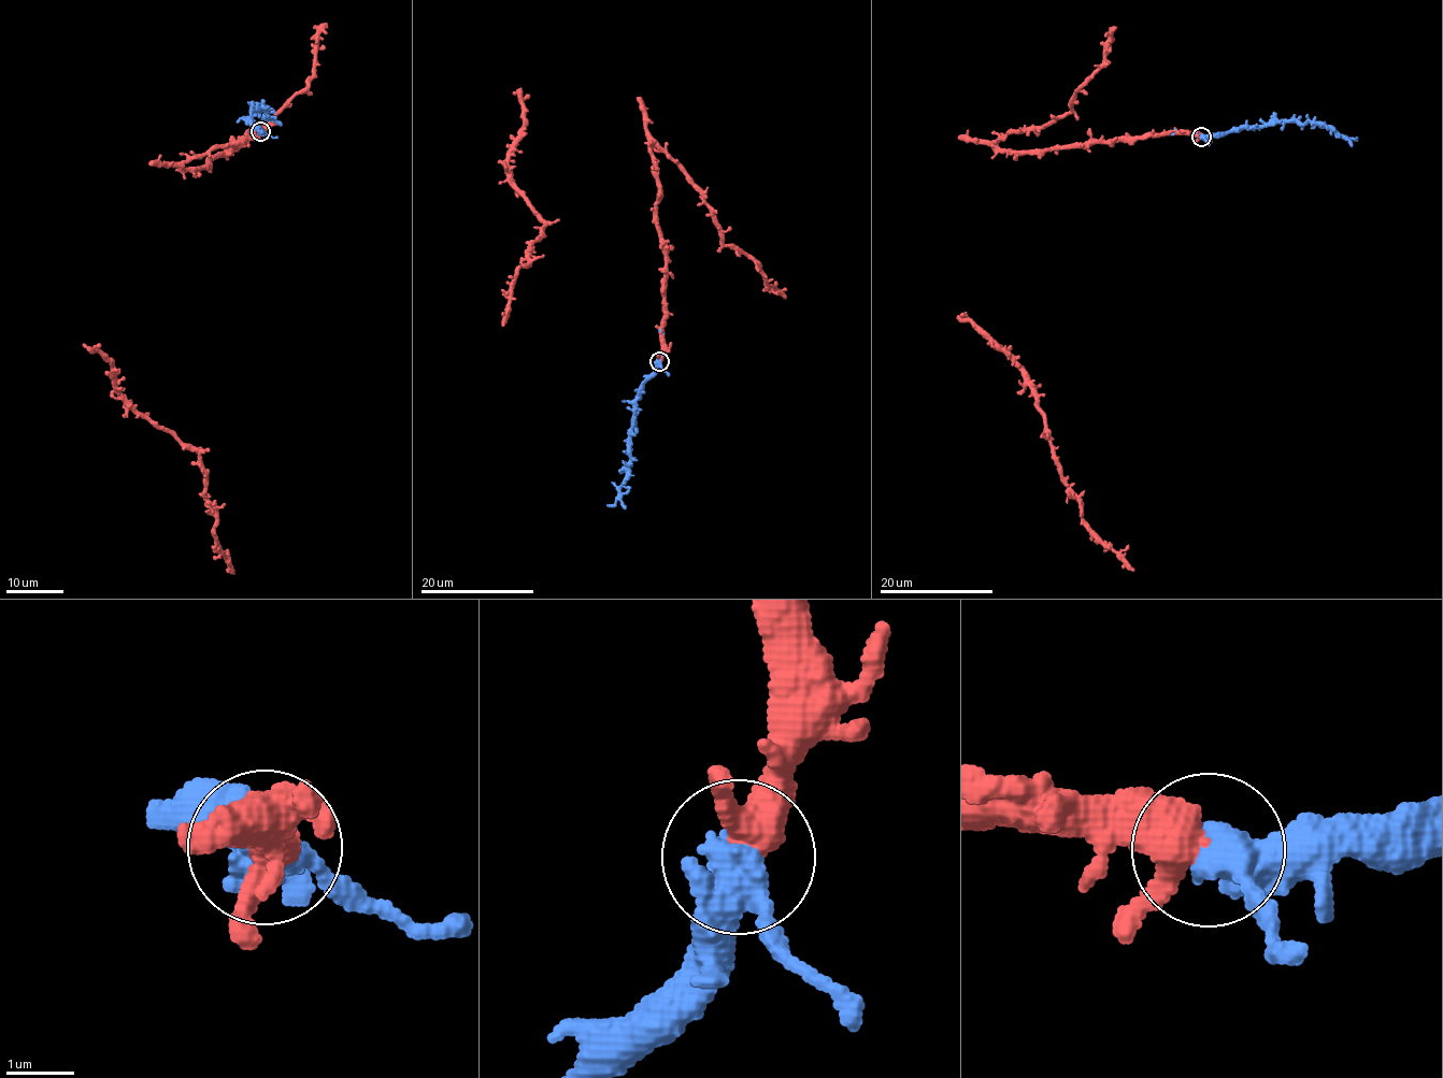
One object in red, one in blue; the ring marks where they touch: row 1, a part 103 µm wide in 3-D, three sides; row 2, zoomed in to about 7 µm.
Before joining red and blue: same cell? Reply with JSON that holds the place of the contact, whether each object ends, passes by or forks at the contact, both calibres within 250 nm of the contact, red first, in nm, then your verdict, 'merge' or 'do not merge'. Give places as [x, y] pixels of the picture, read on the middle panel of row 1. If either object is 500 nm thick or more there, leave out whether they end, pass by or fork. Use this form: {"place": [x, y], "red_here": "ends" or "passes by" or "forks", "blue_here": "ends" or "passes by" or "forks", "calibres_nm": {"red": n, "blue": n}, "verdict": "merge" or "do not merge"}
{"place": [659, 361], "red_here": "passes by", "blue_here": "forks", "calibres_nm": {"red": 460, "blue": 400}, "verdict": "merge"}

